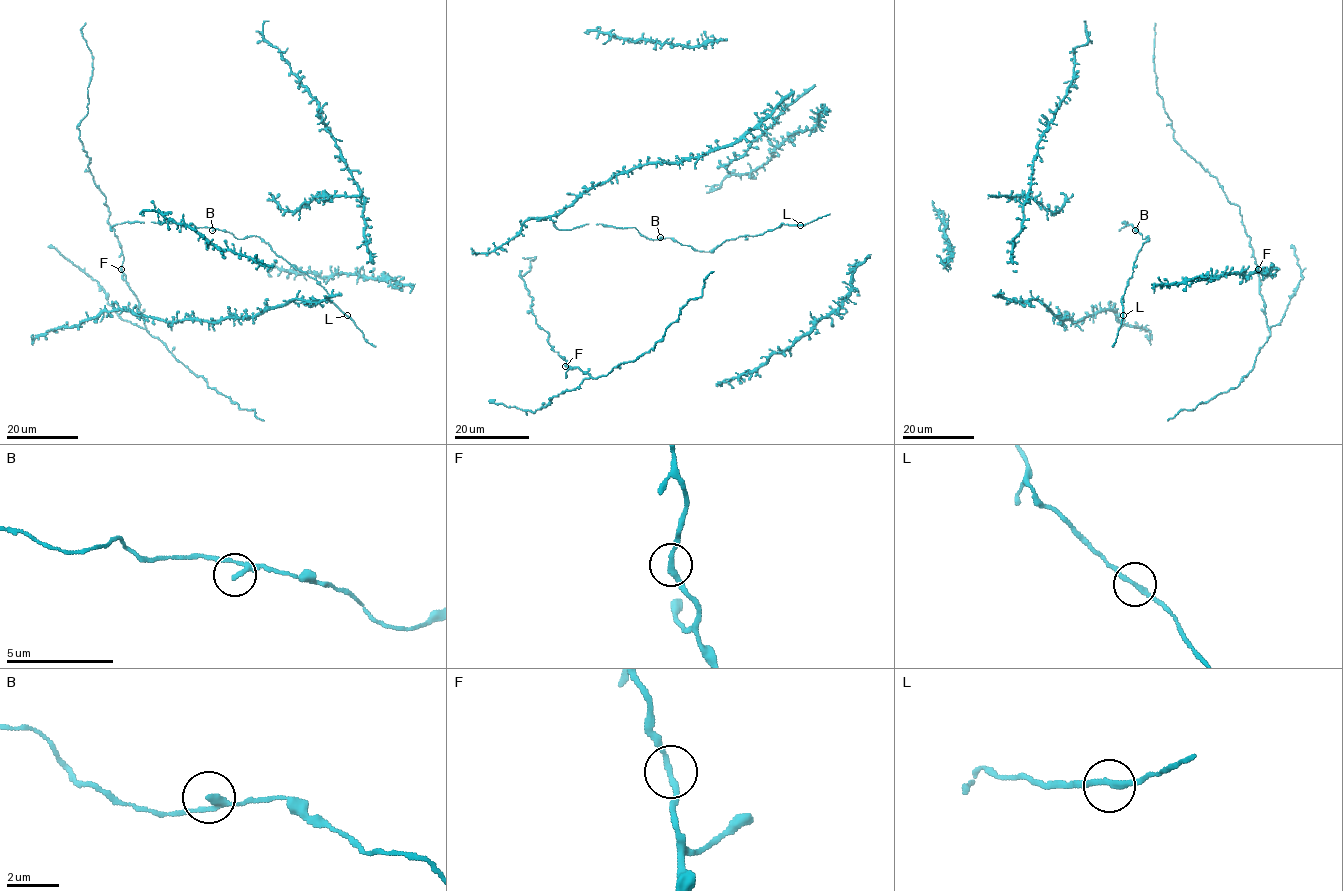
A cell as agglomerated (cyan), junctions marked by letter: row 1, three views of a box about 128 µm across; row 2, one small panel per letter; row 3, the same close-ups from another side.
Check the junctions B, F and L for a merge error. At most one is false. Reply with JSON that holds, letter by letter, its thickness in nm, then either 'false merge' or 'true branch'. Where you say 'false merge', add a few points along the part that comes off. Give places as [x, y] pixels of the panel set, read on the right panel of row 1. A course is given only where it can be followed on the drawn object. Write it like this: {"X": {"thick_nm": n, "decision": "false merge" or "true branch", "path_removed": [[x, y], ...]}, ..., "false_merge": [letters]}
{"B": {"thick_nm": 190, "decision": "true branch"}, "F": {"thick_nm": 200, "decision": "true branch"}, "L": {"thick_nm": 220, "decision": "true branch"}, "false_merge": []}

